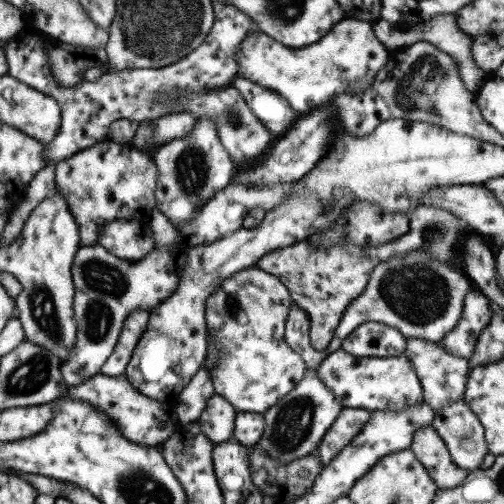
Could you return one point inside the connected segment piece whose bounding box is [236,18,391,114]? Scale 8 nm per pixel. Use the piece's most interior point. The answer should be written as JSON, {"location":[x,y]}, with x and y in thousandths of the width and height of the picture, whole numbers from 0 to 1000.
{"location":[687,119]}

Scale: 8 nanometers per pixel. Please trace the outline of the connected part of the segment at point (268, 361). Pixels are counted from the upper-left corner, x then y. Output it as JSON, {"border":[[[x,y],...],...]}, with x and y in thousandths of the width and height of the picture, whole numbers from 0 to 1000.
{"border":[[[510,528],[460,544],[409,593],[411,681],[429,681],[437,688],[429,726],[415,742],[427,782],[456,798],[470,815],[526,819],[562,786],[581,776],[605,744],[611,730],[603,712],[565,677],[575,605],[575,581],[558,556]]]}

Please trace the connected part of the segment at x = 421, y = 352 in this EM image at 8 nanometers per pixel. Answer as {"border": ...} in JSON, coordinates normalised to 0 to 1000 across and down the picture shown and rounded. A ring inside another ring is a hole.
{"border":[[[815,671],[806,677],[804,704],[821,722],[821,734],[825,734],[841,772],[841,796],[861,812],[861,817],[919,790],[935,734],[931,712],[897,704],[885,696],[877,677],[861,679],[831,671]]]}

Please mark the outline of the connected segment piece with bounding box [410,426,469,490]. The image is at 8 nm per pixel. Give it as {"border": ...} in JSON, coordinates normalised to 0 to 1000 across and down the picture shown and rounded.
{"border":[[[857,845],[827,853],[813,893],[845,929],[869,970],[913,966],[931,940],[901,921],[883,879]]]}

